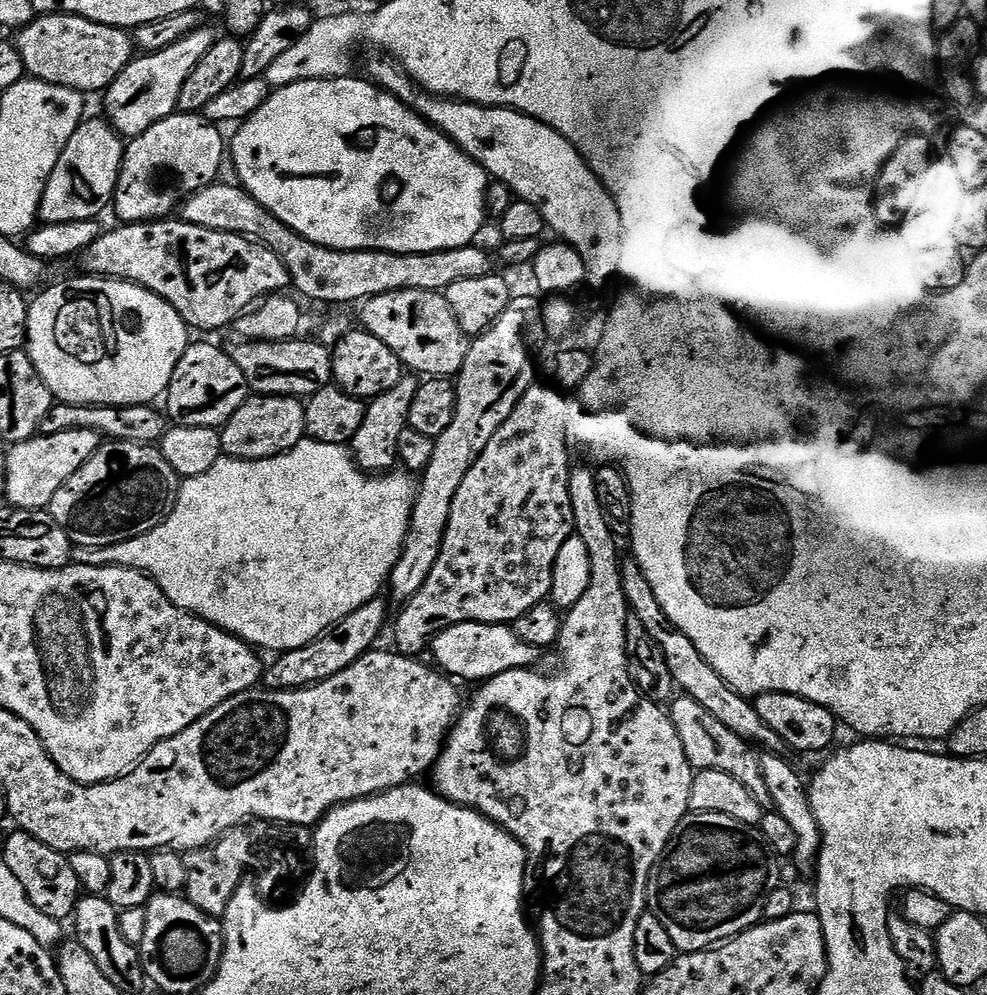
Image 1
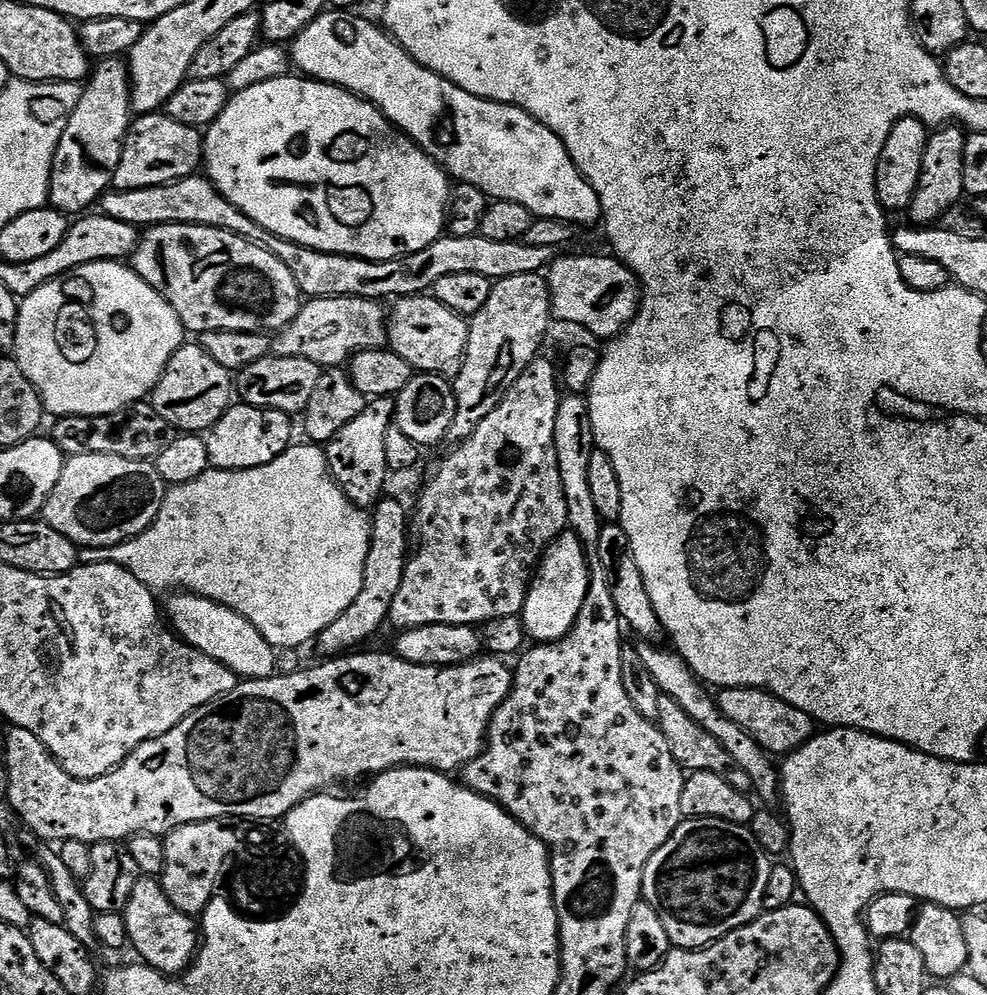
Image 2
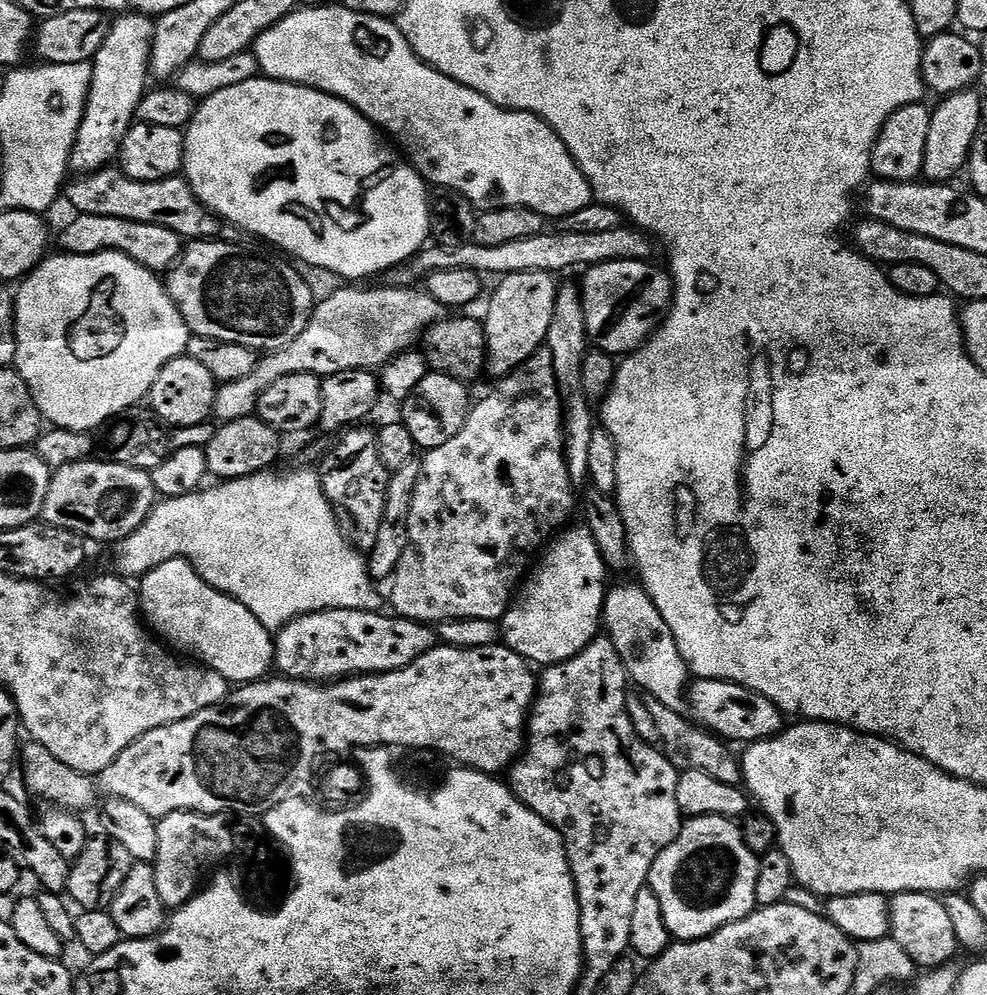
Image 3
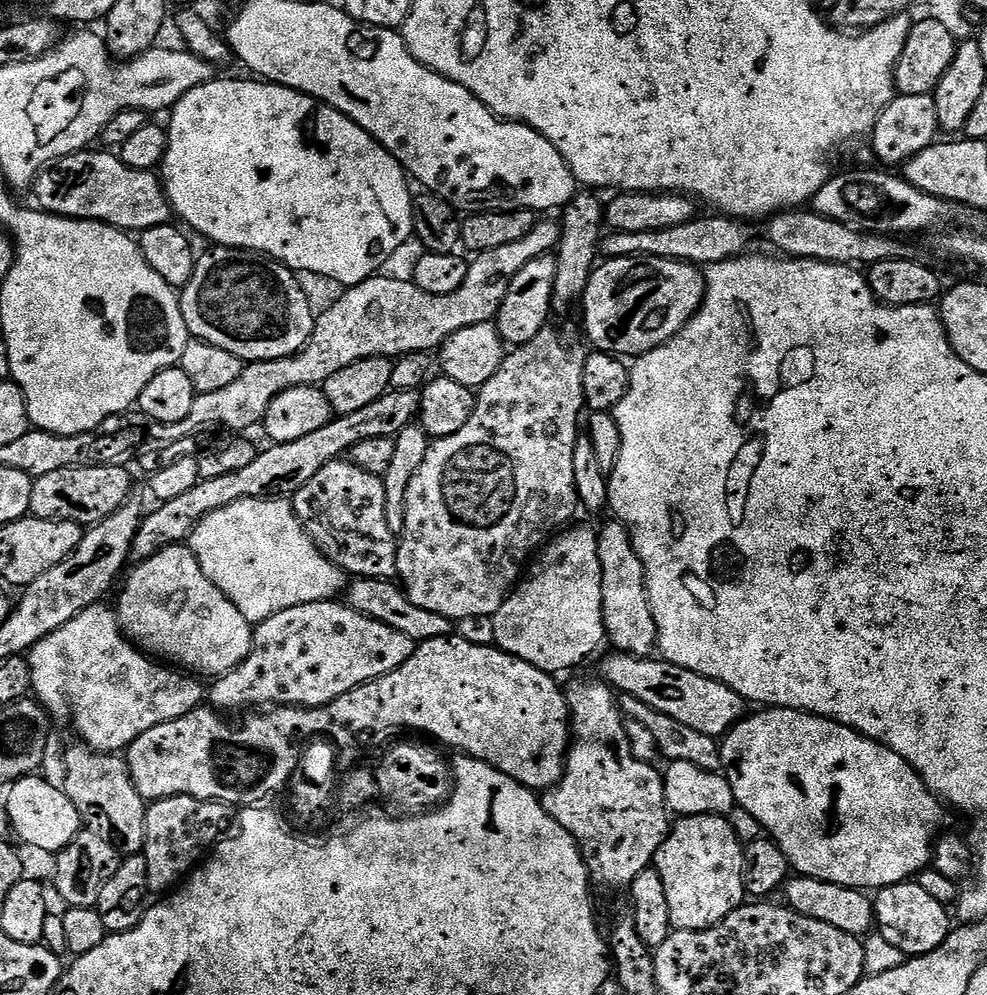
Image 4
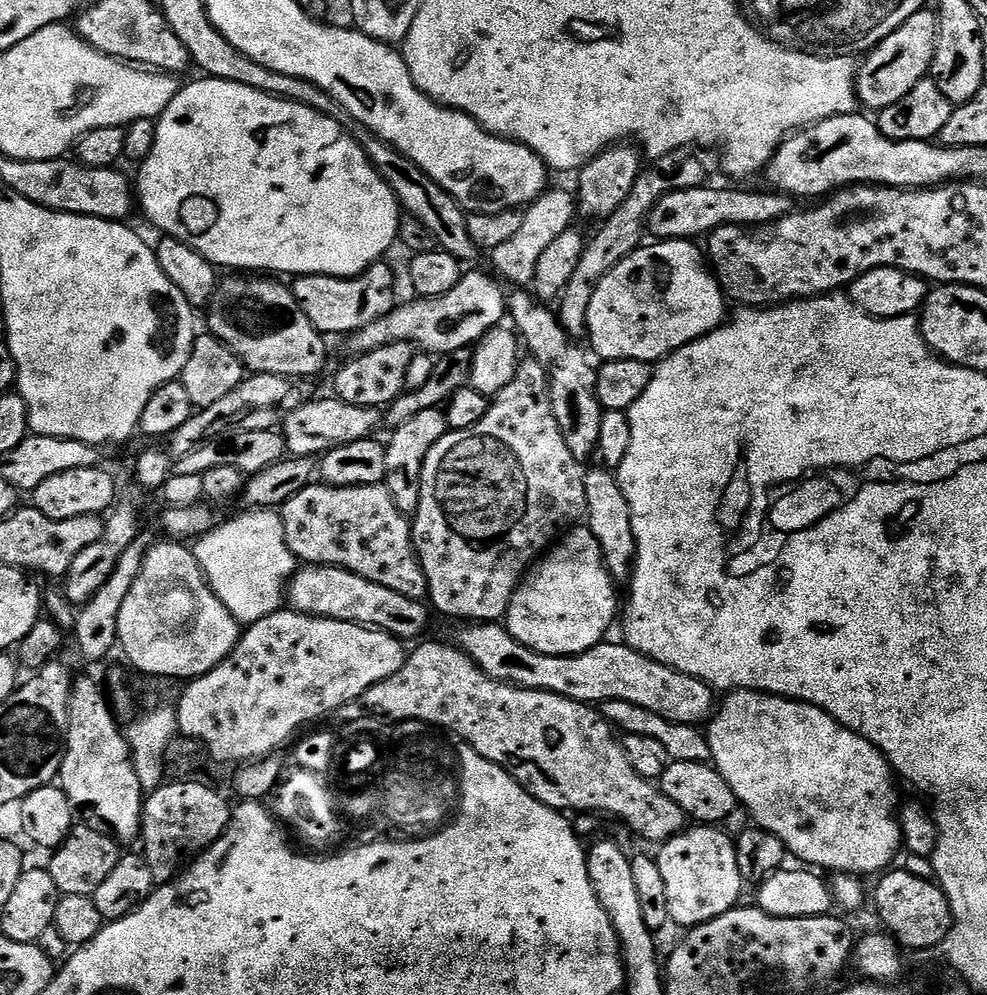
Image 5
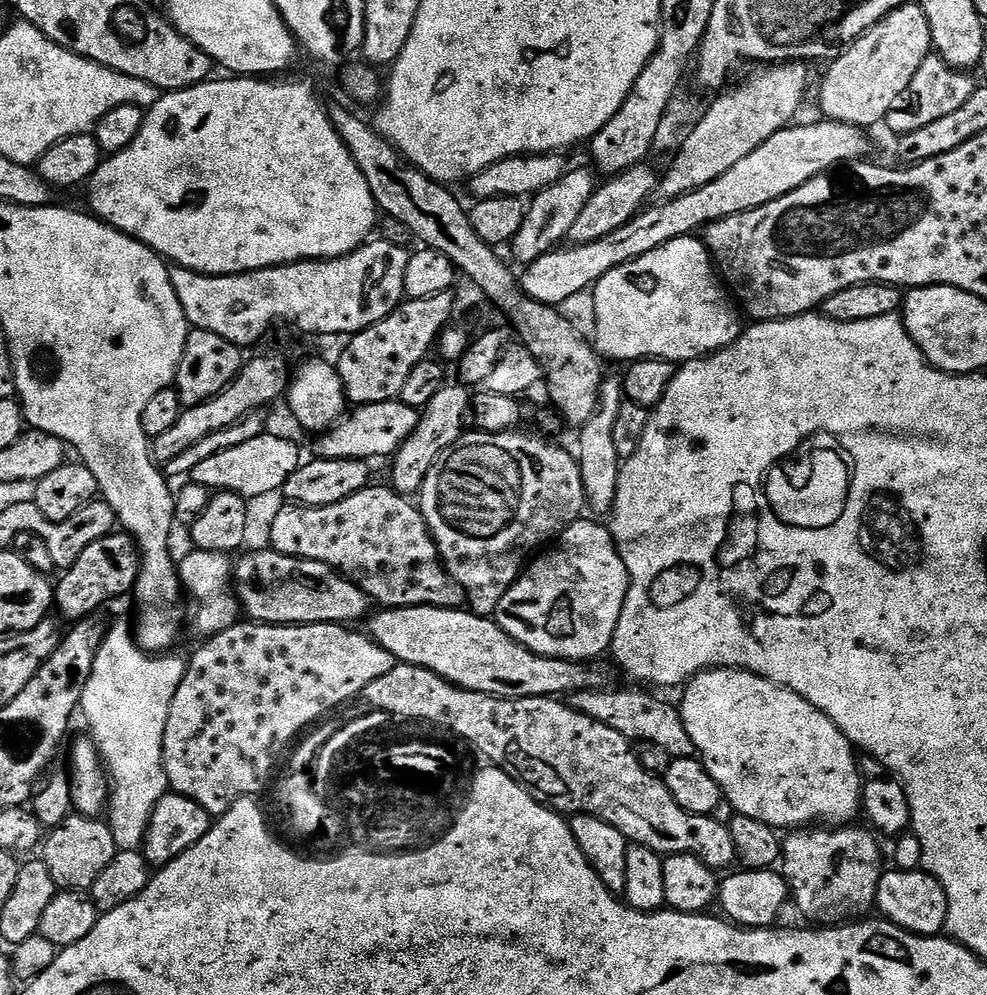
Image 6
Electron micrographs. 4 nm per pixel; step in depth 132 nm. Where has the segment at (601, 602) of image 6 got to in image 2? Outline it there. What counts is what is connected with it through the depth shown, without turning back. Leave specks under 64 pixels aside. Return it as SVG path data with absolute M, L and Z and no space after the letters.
M571 530L561 532L540 557L532 582L528 585L522 619L529 641L553 644L572 629L578 610L582 610L582 602L586 602L588 577L588 553L584 544Z

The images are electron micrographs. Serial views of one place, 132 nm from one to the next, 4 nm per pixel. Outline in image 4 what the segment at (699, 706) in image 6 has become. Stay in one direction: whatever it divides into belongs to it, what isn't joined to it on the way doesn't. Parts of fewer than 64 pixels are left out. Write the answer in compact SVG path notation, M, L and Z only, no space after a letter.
M768 706L763 710L756 710L753 716L752 713L745 715L744 719L739 720L730 729L728 735L723 737L720 744L720 766L722 775L728 779L734 790L737 805L750 810L750 814L754 814L754 818L758 818L761 829L775 840L782 850L782 854L786 854L788 867L793 873L818 878L822 882L834 882L843 888L879 890L886 886L911 881L933 863L936 838L941 835L942 829L945 827L943 824L946 808L940 797L935 796L929 790L923 778L906 762L906 758L902 758L880 741L871 740L869 736L855 732L844 724L839 724L837 720L828 720L824 716L816 716L812 712L799 712L793 708Z

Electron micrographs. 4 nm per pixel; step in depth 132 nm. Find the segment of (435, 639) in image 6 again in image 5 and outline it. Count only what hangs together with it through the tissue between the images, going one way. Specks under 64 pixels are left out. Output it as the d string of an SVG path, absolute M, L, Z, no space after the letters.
M472 622L461 628L464 629L458 641L460 651L467 654L487 676L504 684L553 692L589 706L599 706L605 700L634 702L634 706L642 706L679 724L700 726L713 715L714 689L706 681L643 656L629 648L627 643L601 642L577 656L551 656L527 648L515 640L500 622Z

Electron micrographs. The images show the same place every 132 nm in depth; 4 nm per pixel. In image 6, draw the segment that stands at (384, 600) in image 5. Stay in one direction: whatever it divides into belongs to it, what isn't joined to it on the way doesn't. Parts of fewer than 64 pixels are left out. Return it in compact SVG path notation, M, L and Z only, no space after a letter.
M271 550L247 552L234 564L234 595L240 602L243 615L249 621L258 624L348 626L353 623L351 620L363 621L369 615L368 595L335 568L322 562L303 560Z

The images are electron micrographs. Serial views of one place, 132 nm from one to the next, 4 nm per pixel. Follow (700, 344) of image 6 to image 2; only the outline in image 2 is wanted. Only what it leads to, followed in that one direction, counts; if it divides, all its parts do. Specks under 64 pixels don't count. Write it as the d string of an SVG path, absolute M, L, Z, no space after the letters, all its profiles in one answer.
M615 255L560 256L553 259L546 272L552 315L564 324L577 324L601 342L620 335L640 308L640 282Z

